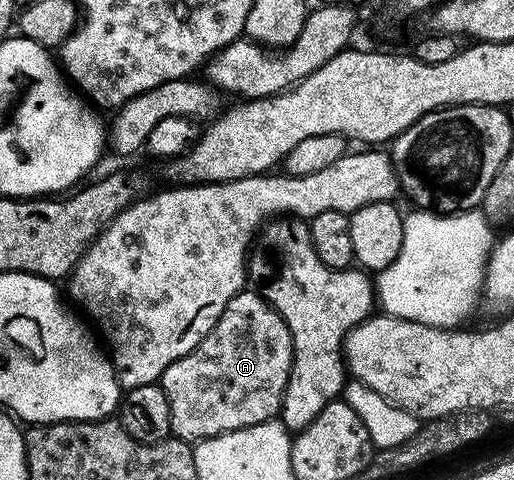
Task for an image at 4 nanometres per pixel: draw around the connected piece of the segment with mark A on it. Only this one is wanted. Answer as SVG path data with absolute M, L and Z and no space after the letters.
M242 290L239 294L235 294L235 298L231 298L231 302L227 302L227 306L223 310L219 322L215 322L215 326L207 334L207 338L203 338L203 342L199 342L199 346L195 346L195 350L191 350L186 356L179 358L175 362L171 362L171 366L167 366L167 370L161 375L159 383L163 391L167 394L167 402L171 406L172 435L179 440L196 442L206 440L207 438L222 436L223 434L234 432L240 428L255 426L256 424L262 424L263 422L274 419L281 411L281 399L283 398L285 387L289 381L289 371L292 365L293 339L291 338L289 327L284 318L265 301L265 297L260 291Z

